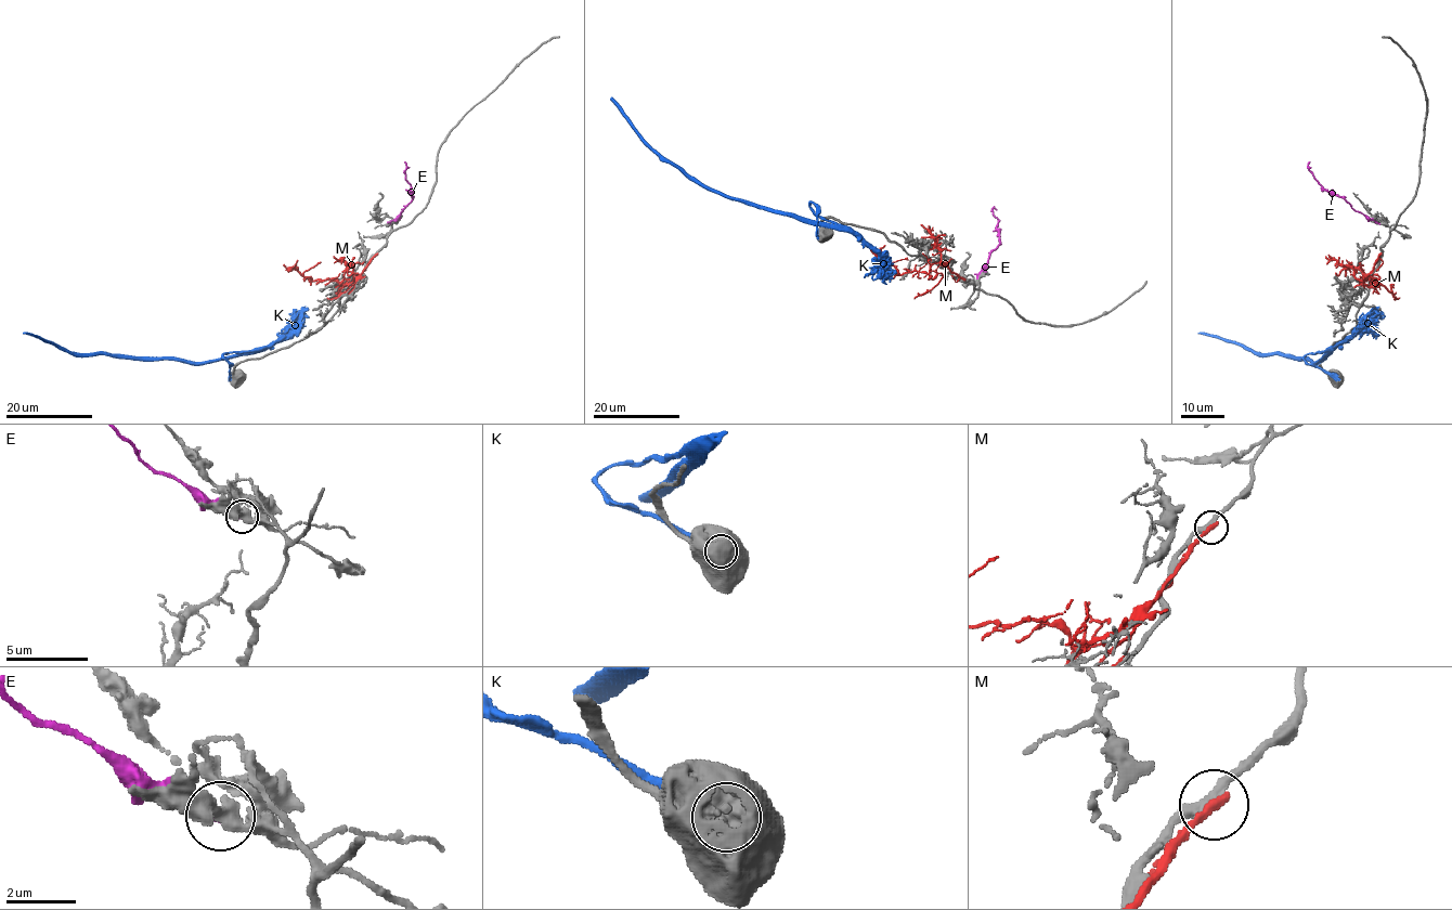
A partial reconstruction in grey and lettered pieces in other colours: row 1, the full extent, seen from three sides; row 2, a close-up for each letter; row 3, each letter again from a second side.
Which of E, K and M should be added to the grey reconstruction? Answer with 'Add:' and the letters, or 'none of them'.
Add: none of them

